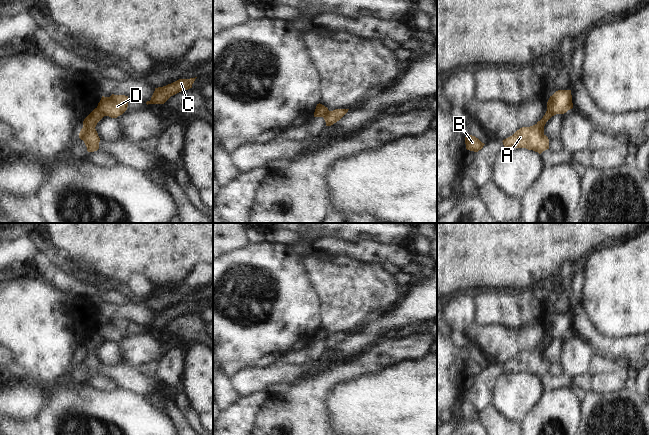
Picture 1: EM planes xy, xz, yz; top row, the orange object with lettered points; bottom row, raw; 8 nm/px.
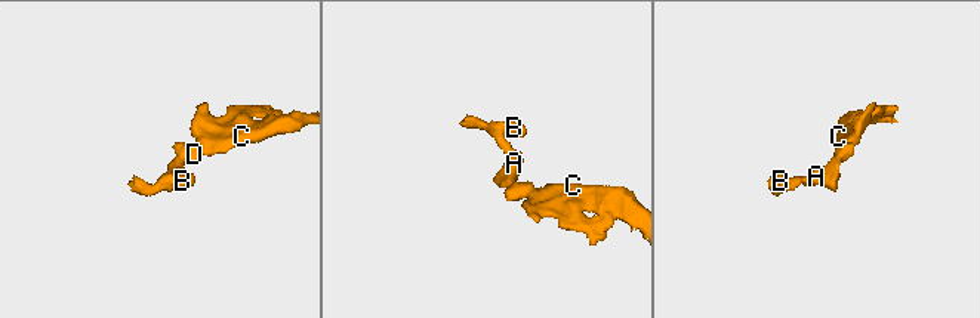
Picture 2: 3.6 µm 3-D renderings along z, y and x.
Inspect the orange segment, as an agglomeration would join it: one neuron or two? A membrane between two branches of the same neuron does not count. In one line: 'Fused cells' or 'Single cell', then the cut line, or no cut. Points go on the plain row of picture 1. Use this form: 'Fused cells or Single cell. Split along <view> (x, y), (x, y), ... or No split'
Fused cells. Split along xy (96, 332), (104, 339)

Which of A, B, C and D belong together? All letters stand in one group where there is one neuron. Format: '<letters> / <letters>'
A B / C D

